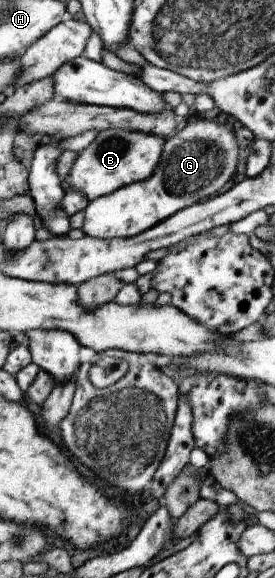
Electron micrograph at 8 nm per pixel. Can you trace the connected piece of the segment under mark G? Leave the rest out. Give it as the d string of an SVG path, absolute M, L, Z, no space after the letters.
M190 116L182 121L173 134L164 138L158 163L148 179L137 181L118 188L106 195L98 196L89 201L83 209L84 220L81 230L87 237L98 239L129 238L141 234L144 230L168 219L191 203L205 201L205 198L218 194L219 188L231 178L237 164L237 142L231 129L213 120L197 119Z

